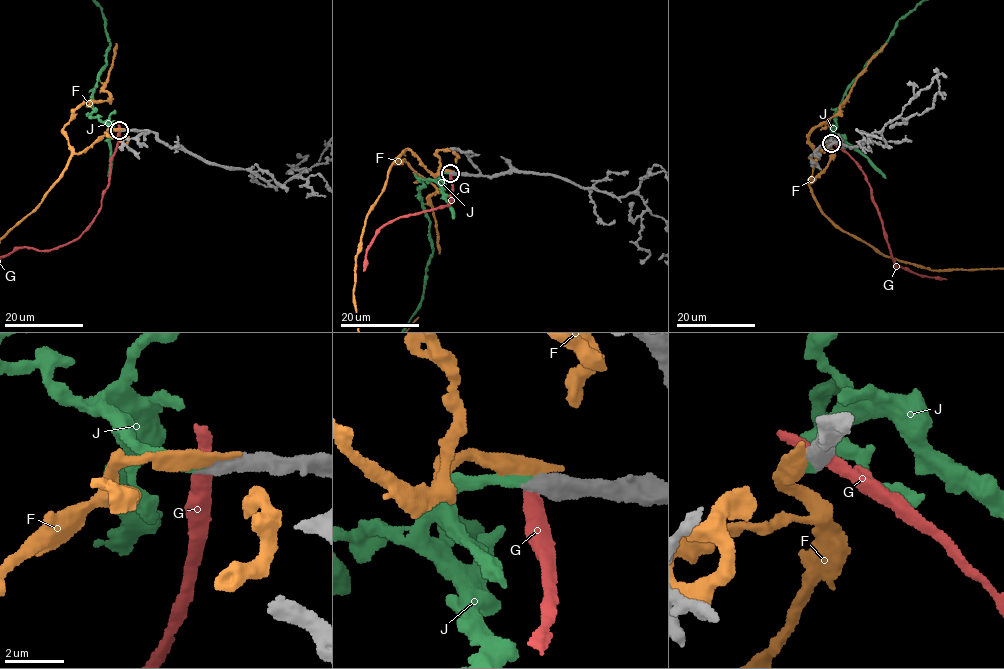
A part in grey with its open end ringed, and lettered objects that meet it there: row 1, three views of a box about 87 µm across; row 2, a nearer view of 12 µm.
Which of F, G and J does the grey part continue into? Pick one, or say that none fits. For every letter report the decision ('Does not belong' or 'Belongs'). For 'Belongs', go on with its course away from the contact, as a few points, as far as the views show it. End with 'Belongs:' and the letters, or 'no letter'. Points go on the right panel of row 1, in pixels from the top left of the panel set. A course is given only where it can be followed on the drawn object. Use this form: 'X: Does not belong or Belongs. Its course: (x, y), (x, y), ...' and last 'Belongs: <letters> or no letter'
F: Does not belong
G: Does not belong
J: Belongs
Belongs: J

